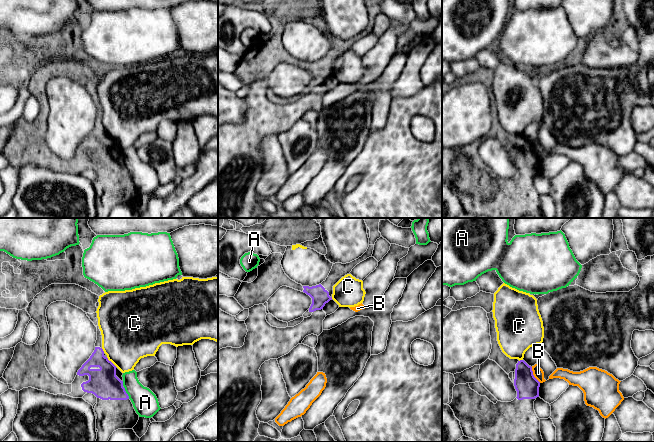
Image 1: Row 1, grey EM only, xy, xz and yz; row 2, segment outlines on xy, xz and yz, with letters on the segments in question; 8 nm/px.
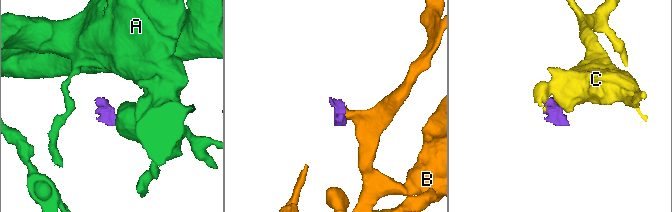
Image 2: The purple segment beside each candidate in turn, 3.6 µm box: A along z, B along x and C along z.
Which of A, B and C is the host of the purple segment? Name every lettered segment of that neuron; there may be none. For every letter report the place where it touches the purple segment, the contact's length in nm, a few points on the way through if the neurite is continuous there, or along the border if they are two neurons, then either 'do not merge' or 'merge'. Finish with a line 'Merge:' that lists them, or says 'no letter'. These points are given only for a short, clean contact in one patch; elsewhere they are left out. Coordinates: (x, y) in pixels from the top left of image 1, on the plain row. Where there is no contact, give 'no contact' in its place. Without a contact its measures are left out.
A: meets purple in xy at (126, 169); contact 110 nm long; border along xy (123, 163), (129, 174); do not merge
B: meets purple in yz at (533, 151); contact 150 nm long; border along yz (531, 143), (532, 150), (540, 158); do not merge
C: meets purple in xy at (111, 138); contact 130 nm long; do not merge
Merge: no letter

